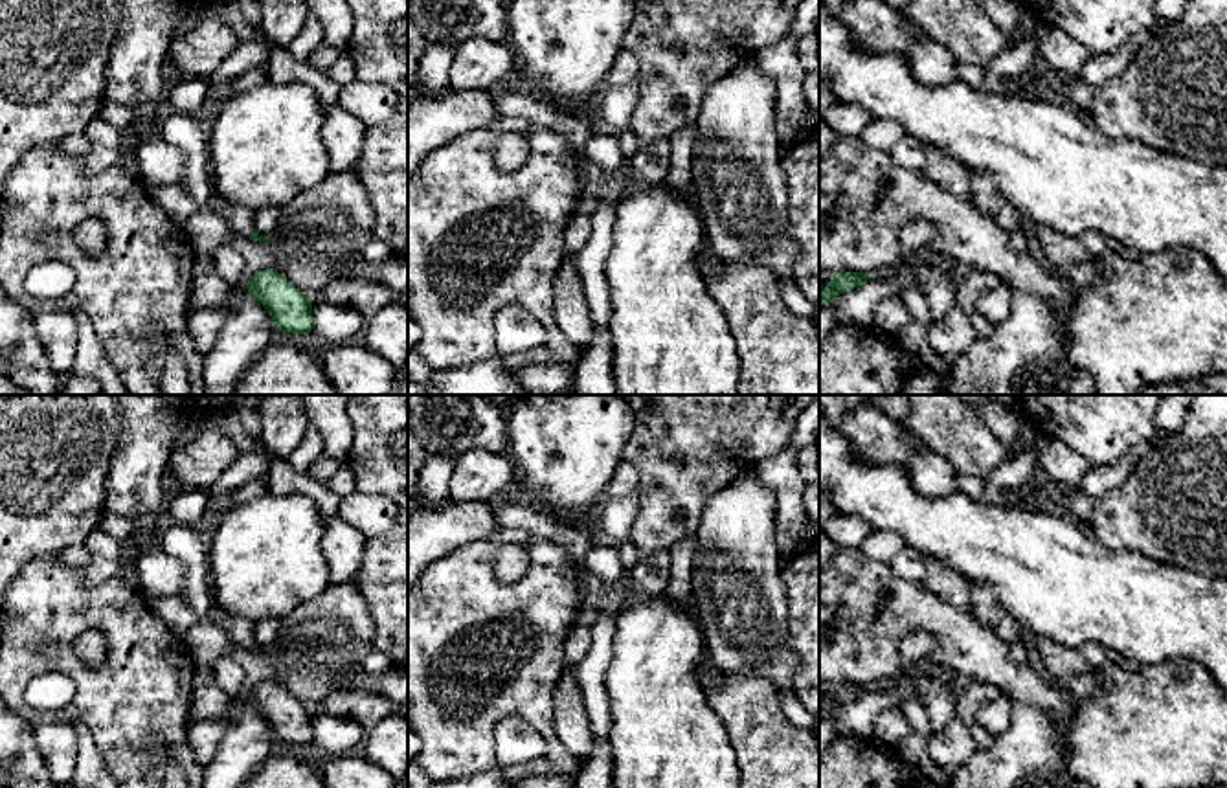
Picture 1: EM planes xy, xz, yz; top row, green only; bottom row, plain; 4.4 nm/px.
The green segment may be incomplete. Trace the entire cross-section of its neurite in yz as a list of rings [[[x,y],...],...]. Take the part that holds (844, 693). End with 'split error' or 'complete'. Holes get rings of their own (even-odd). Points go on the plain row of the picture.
[[[839,683],[834,685],[828,696],[819,705],[819,713],[832,715],[839,705],[861,698],[867,691],[874,689],[872,685],[861,683]]]; complete

